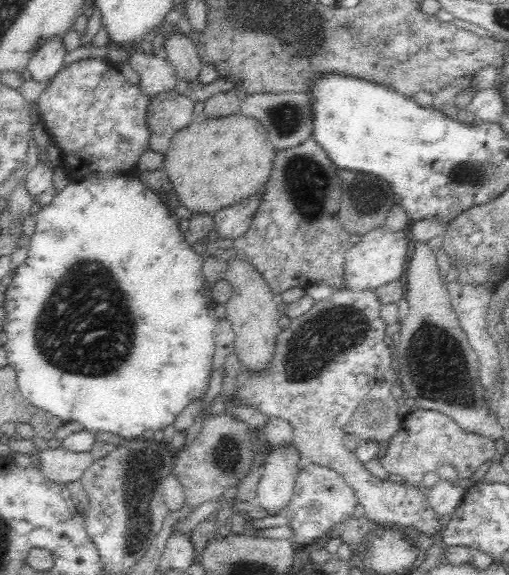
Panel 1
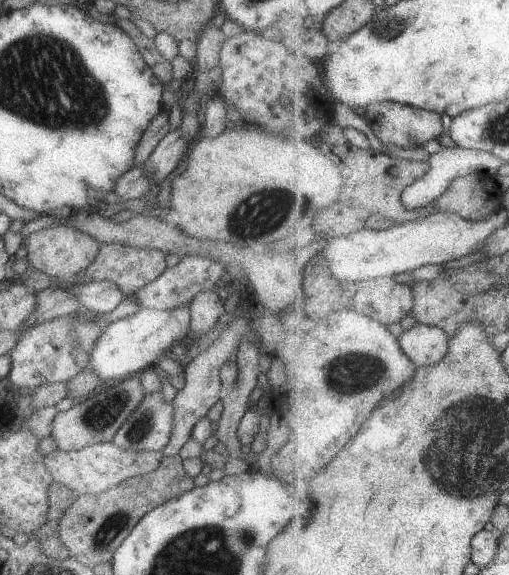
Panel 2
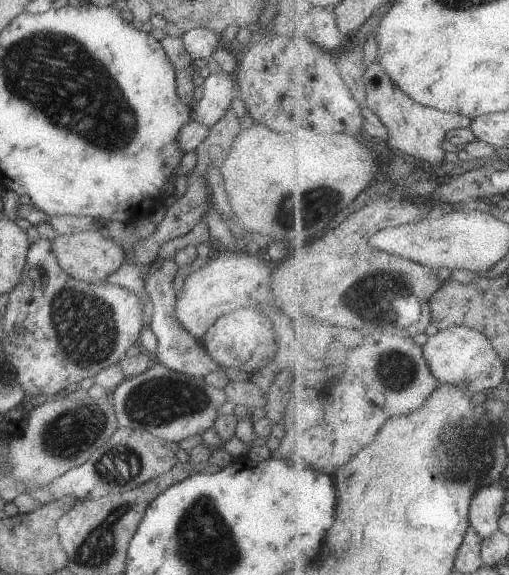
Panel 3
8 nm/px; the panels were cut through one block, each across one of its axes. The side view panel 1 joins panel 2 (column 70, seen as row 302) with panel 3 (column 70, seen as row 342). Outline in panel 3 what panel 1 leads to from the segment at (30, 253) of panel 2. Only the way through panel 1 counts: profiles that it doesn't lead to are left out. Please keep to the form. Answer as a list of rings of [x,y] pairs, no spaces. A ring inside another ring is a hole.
[[[98,231],[77,232],[71,235],[58,235],[53,240],[53,253],[60,266],[75,279],[87,283],[104,281],[116,272],[125,261],[125,250],[111,237],[104,238]]]

